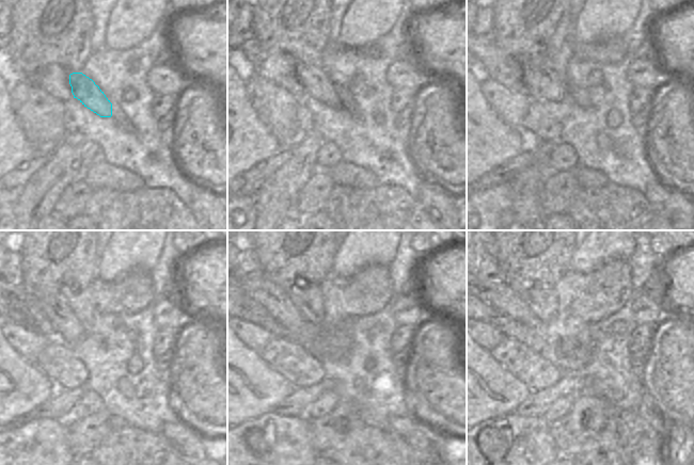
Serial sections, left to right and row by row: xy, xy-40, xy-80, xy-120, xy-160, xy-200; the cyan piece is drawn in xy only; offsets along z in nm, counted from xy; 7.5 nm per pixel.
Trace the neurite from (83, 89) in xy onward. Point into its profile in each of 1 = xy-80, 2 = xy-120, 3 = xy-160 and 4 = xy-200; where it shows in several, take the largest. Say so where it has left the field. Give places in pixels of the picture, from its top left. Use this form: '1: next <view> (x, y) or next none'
1: next xy-80 (542, 83)
2: next xy-120 (52, 317)
3: next xy-160 (275, 301)
4: next xy-200 (500, 295)

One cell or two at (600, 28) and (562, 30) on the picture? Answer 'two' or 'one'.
two

